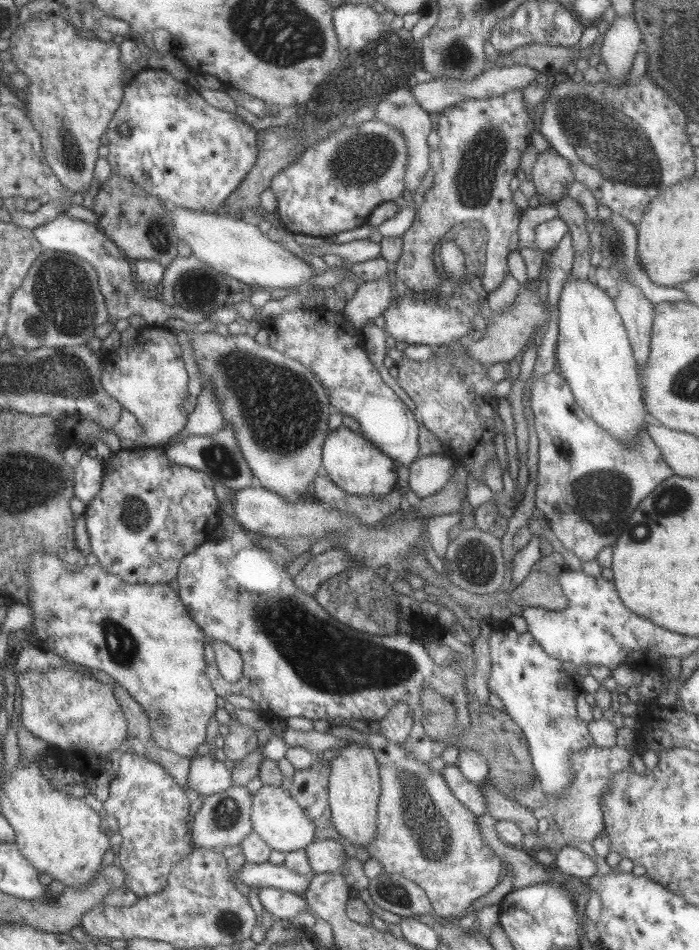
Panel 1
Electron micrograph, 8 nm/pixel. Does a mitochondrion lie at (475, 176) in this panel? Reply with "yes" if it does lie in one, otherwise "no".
yes

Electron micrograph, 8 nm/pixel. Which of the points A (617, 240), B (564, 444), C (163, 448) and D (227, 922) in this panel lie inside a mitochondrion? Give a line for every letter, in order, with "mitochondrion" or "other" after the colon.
A: mitochondrion
B: mitochondrion
C: other
D: mitochondrion

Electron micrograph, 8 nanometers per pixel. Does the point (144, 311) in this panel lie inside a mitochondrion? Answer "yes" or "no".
no

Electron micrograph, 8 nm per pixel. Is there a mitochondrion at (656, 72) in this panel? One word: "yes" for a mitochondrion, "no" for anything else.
yes

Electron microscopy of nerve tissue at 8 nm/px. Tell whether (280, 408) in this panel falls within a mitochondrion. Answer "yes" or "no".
yes

